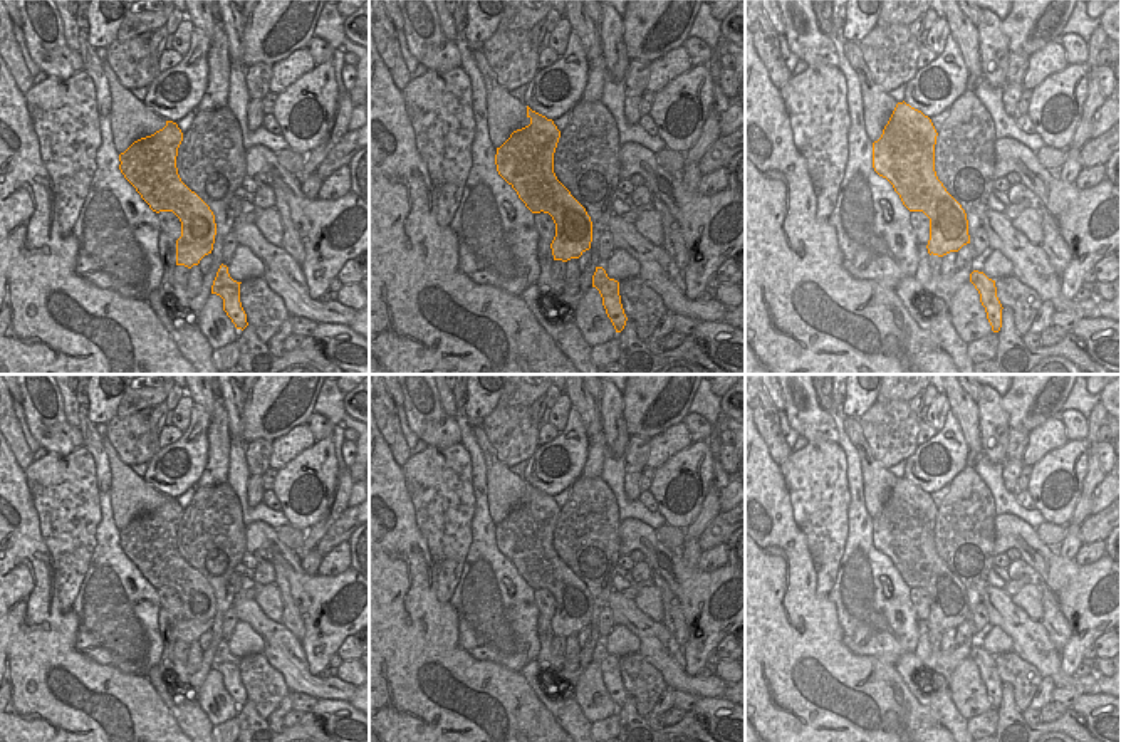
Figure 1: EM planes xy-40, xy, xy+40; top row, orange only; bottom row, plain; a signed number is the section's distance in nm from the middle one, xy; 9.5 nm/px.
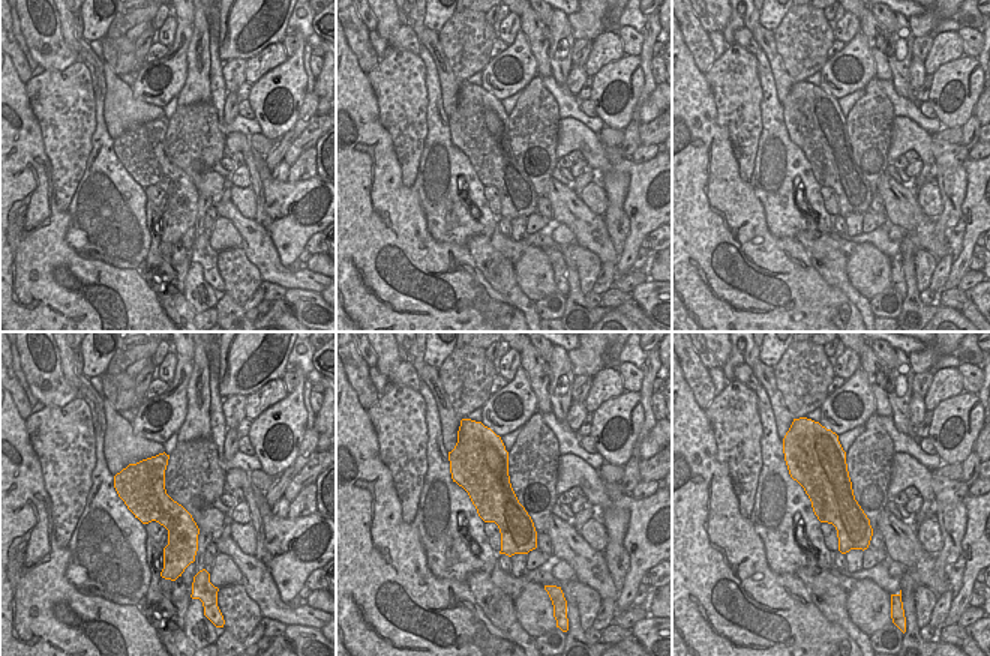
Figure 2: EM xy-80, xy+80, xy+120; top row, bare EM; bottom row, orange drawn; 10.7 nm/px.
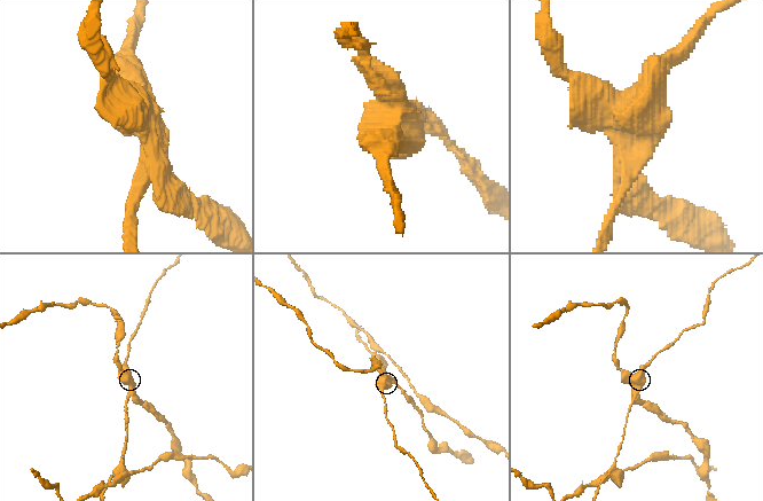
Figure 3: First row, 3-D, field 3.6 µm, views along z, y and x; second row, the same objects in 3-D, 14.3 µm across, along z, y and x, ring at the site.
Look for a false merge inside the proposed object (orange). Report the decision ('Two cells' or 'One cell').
Two cells

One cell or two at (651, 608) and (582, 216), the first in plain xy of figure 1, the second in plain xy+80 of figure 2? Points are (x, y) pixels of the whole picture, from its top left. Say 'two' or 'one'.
two

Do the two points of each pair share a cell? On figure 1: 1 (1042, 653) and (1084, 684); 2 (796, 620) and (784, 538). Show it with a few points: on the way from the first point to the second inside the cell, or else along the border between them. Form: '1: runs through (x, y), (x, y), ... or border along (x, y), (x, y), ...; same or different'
1: runs through (1049, 665), (1066, 682), (1073, 682); same
2: runs through (784, 600), (782, 558); same

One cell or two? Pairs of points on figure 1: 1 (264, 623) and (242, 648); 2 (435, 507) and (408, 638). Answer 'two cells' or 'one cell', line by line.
1: two cells
2: two cells

